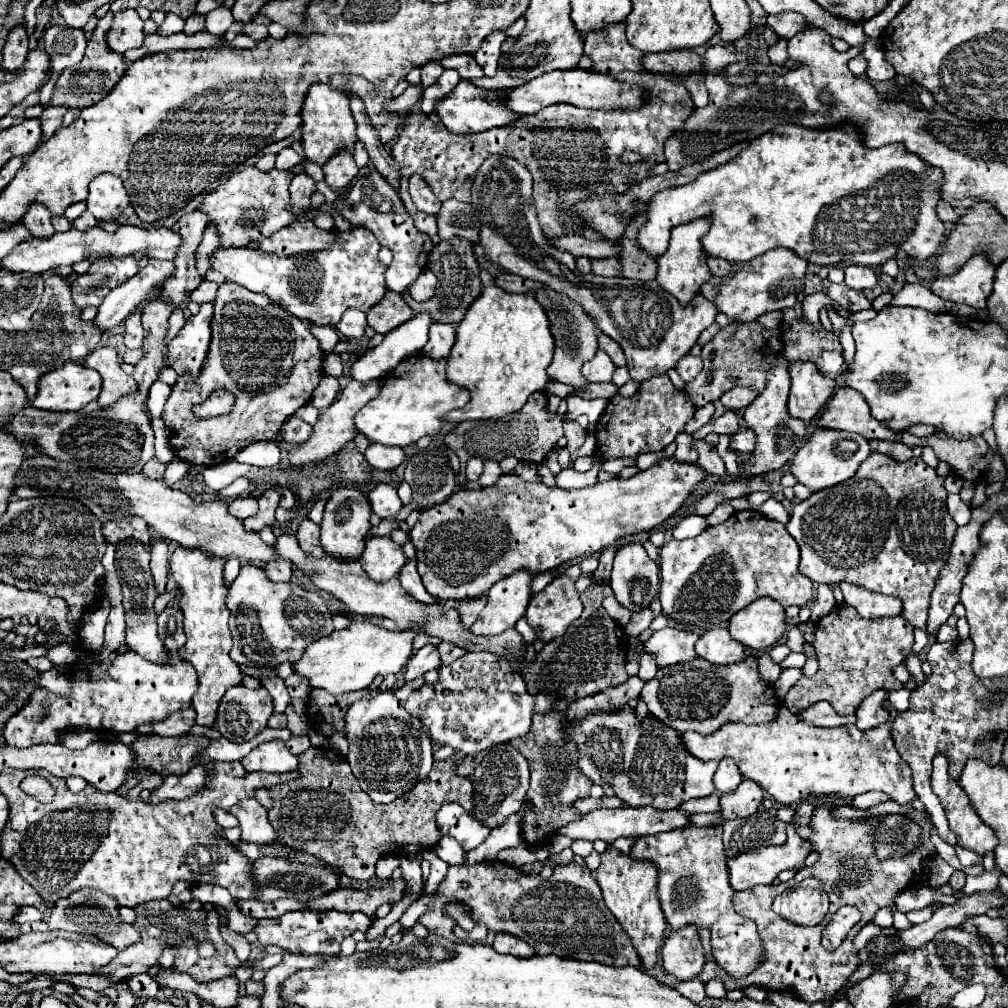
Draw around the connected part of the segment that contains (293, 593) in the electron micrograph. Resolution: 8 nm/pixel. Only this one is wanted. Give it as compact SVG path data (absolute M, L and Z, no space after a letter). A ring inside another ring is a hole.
M246 562L228 588L226 598L234 638L232 660L252 668L274 668L282 662L298 662L310 642L334 632L332 614L324 598L318 598L318 594L306 592L298 584L272 582L262 566Z

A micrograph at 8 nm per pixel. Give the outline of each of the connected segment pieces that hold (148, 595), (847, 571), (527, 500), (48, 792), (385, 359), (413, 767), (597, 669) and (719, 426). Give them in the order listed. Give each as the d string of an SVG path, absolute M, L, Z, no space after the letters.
M122 542L116 548L116 574L122 584L122 594L124 594L124 610L126 610L126 646L144 658L152 662L164 662L166 652L162 646L162 640L156 634L156 614L154 614L154 578L150 572L150 550L140 542Z
M872 452L870 458L862 462L854 478L814 492L808 500L794 506L786 528L802 552L800 572L816 584L834 586L850 582L872 592L898 596L902 600L902 618L914 628L928 630L930 594L942 566L948 562L952 538L958 530L956 522L948 514L946 496L944 478L940 478L934 468L926 466L922 458L898 462L886 454Z
M662 458L652 468L642 470L632 478L612 478L582 490L548 488L546 484L524 482L514 474L502 474L494 486L482 490L458 490L446 502L426 508L420 514L416 526L410 530L410 538L416 546L418 574L422 576L426 590L440 598L440 602L446 602L448 598L464 600L482 596L494 582L510 576L518 568L526 568L532 574L554 570L572 558L592 556L602 548L614 546L618 538L658 528L686 502L706 476L708 472L698 462L678 462L676 458Z
M30 776L22 782L22 790L28 792L30 796L38 798L38 802L50 802L50 798L54 796L54 788L50 786L50 782L46 778L40 776Z
M418 312L414 318L390 330L382 344L374 350L364 352L350 368L350 374L358 382L368 382L374 378L382 378L402 362L402 358L410 358L410 354L422 352L428 342L428 330L432 326L432 318L428 312Z
M390 690L378 692L370 700L358 700L348 708L346 738L350 742L346 758L352 772L360 788L378 804L392 802L406 794L406 790L412 790L432 768L432 746L430 738L426 738L426 730L422 730L418 718L408 714L404 704Z
M592 584L580 594L584 604L584 612L578 620L570 624L570 628L544 644L544 648L536 654L534 664L522 664L520 674L528 686L530 694L546 694L550 698L570 698L578 700L584 696L592 696L604 688L624 684L628 674L624 670L628 656L628 642L620 626L608 616L602 606L602 600L612 596L612 588L608 584Z
M726 412L726 414L722 414L720 418L708 422L706 426L702 426L702 430L698 430L694 436L696 436L696 438L704 438L704 436L710 434L710 432L732 436L732 434L736 434L736 432L740 430L740 426L742 426L742 416L740 416L738 412Z

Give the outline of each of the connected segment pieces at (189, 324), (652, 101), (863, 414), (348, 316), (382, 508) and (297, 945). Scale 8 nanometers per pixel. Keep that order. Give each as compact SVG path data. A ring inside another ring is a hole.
M204 302L200 304L198 314L186 318L186 324L182 326L182 330L176 334L176 338L168 344L168 366L176 370L178 376L192 376L196 378L202 372L204 360L208 358L208 348L210 348L210 340L212 340L212 330L210 330L210 322L212 322L212 302Z
M624 22L606 24L600 30L592 30L584 40L584 54L592 60L590 72L608 74L626 84L640 84L646 92L646 102L638 110L608 112L582 110L572 104L554 104L538 114L522 116L514 124L466 136L448 132L442 122L432 122L422 110L412 110L404 120L402 134L392 144L392 158L400 164L402 180L404 176L408 178L410 174L420 174L430 184L438 200L444 202L448 198L456 198L460 202L470 202L472 176L476 174L480 162L484 162L488 154L510 156L524 164L534 178L534 204L546 238L554 240L564 234L578 232L580 224L574 220L562 220L562 206L576 206L606 192L628 192L630 186L638 182L638 172L646 172L652 164L664 162L664 140L676 134L694 110L690 92L684 86L686 76L670 80L644 70L644 54L626 42ZM626 150L642 154L642 162L624 164L620 156Z
M840 388L830 398L824 414L818 420L818 426L856 432L868 440L898 440L900 436L898 432L886 428L886 424L872 418L866 398L852 388Z
M346 310L342 320L336 324L336 328L346 338L362 338L364 328L366 328L366 314L360 312L360 310Z
M376 484L370 490L370 504L372 504L372 512L378 514L380 518L388 518L388 516L398 516L398 512L402 510L402 500L398 498L398 492L392 484Z
M328 910L328 912L286 912L280 918L272 920L256 920L256 926L252 932L258 936L260 944L276 944L282 946L290 952L302 952L302 954L336 954L340 950L340 942L350 936L352 932L360 930L364 932L372 924L372 918L368 918L362 912L338 912L338 910Z

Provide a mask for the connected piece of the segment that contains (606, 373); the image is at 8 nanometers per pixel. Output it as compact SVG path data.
M598 350L592 360L582 366L582 376L588 382L610 382L616 366L604 350Z

